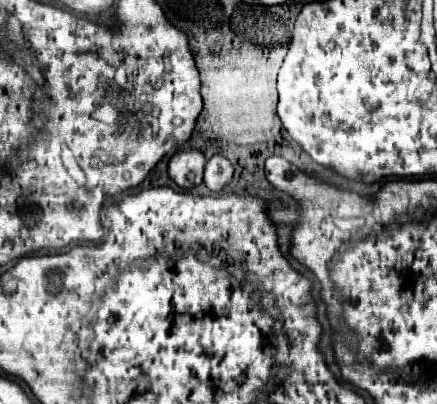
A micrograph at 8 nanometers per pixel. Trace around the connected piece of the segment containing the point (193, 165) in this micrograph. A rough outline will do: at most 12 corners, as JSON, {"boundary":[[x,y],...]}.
{"boundary":[[183,149],[169,161],[181,189],[203,181],[203,151]]}

